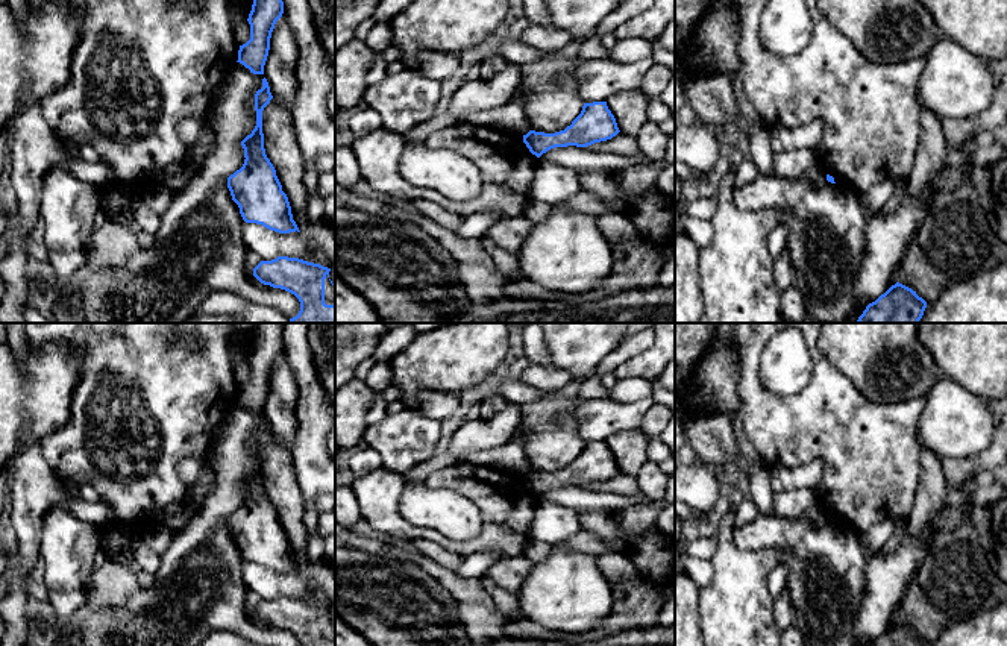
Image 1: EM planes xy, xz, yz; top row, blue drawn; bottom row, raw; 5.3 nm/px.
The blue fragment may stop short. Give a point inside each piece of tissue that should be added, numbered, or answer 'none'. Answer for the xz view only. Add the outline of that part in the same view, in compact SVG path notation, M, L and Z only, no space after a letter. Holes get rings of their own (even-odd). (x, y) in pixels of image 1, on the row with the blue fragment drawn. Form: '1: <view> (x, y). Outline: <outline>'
none

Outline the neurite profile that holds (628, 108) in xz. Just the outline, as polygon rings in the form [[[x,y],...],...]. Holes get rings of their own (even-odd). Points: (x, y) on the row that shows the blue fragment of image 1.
[[[638,89],[614,94],[607,100],[607,106],[622,133],[638,136],[642,127],[648,123],[646,111],[649,100]]]

